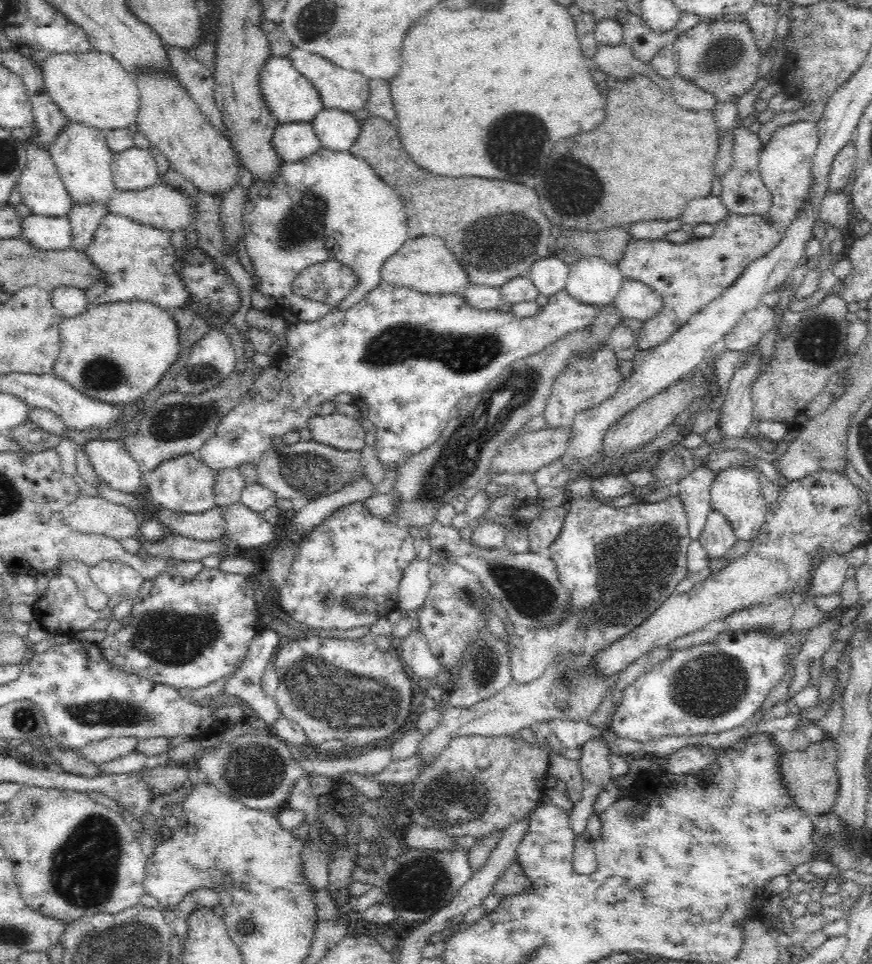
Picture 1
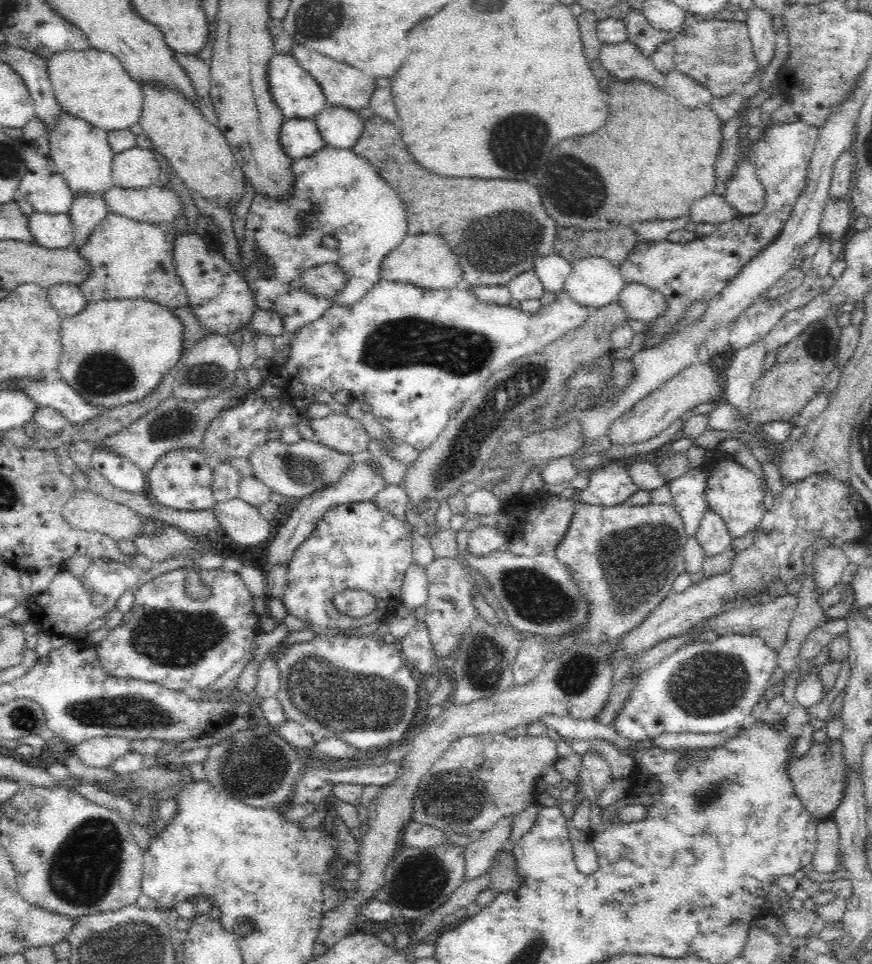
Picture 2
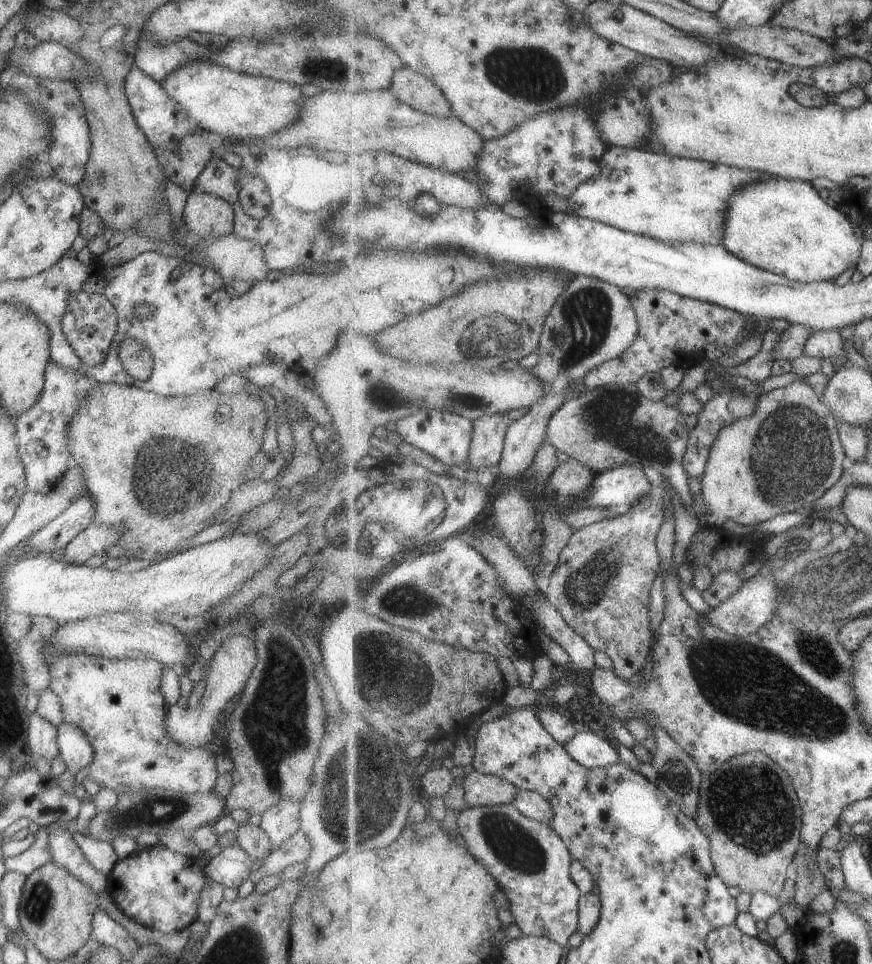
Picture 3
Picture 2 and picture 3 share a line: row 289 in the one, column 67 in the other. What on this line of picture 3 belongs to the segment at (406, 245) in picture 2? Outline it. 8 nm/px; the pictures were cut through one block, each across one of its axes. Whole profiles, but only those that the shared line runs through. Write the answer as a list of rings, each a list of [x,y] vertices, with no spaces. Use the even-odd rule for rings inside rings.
[[[98,383],[97,388],[93,388],[91,392],[88,392],[81,398],[81,408],[69,418],[69,422],[67,422],[67,450],[69,450],[70,453],[70,459],[72,462],[79,464],[79,468],[83,470],[83,476],[85,476],[85,482],[87,482],[87,491],[91,492],[93,496],[95,496],[95,507],[97,510],[95,511],[92,523],[95,524],[95,526],[113,526],[113,524],[123,524],[123,532],[121,532],[121,536],[119,536],[119,540],[117,540],[117,543],[123,550],[125,550],[125,554],[123,554],[122,561],[128,561],[128,560],[145,560],[145,562],[150,561],[150,564],[153,564],[153,562],[158,562],[157,560],[161,560],[164,557],[166,557],[167,553],[170,554],[177,552],[177,547],[179,548],[179,544],[181,544],[184,540],[187,540],[191,538],[192,536],[195,536],[195,534],[201,532],[201,530],[211,526],[213,522],[211,522],[211,518],[223,508],[223,504],[227,504],[227,500],[229,500],[229,494],[233,492],[233,490],[237,490],[244,482],[245,482],[245,468],[247,468],[247,464],[251,462],[251,458],[257,454],[261,450],[261,443],[263,440],[263,432],[265,430],[265,425],[268,420],[268,416],[265,413],[264,404],[257,396],[257,394],[253,393],[246,393],[244,390],[241,390],[240,392],[236,392],[233,394],[227,394],[227,393],[220,393],[217,391],[217,389],[211,388],[211,390],[205,390],[205,392],[199,392],[199,394],[189,394],[189,396],[161,396],[159,394],[156,394],[155,392],[151,391],[144,391],[139,388],[130,387],[130,386],[121,386],[117,384],[109,384],[109,383]]]

